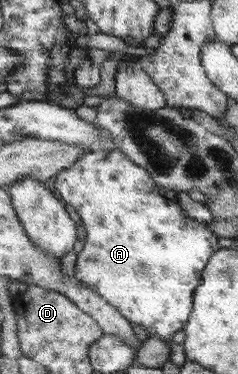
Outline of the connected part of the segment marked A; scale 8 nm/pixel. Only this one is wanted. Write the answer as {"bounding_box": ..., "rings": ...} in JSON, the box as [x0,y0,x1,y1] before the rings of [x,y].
{"bounding_box":[50,150,221,339],"rings":[[[97,150],[85,154],[80,157],[75,165],[68,167],[65,171],[62,171],[55,179],[50,182],[51,187],[59,195],[65,203],[71,205],[80,216],[82,225],[86,230],[86,244],[84,248],[78,254],[76,259],[76,279],[79,279],[81,283],[87,284],[89,287],[95,288],[95,291],[107,301],[107,303],[113,305],[113,307],[119,309],[121,315],[127,316],[131,322],[138,324],[148,331],[149,335],[156,334],[161,339],[170,339],[177,333],[177,331],[184,331],[184,327],[187,325],[190,316],[194,309],[195,293],[203,282],[203,271],[206,270],[211,257],[217,251],[221,250],[219,247],[219,236],[213,234],[211,228],[205,222],[199,222],[193,217],[189,217],[185,209],[179,205],[177,200],[177,192],[167,189],[162,185],[159,185],[147,171],[147,168],[141,167],[138,163],[131,161],[121,150]]]}

